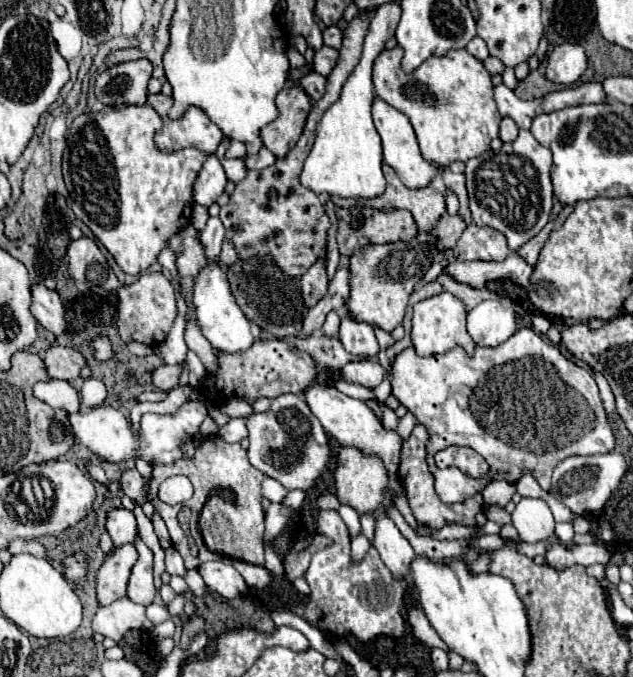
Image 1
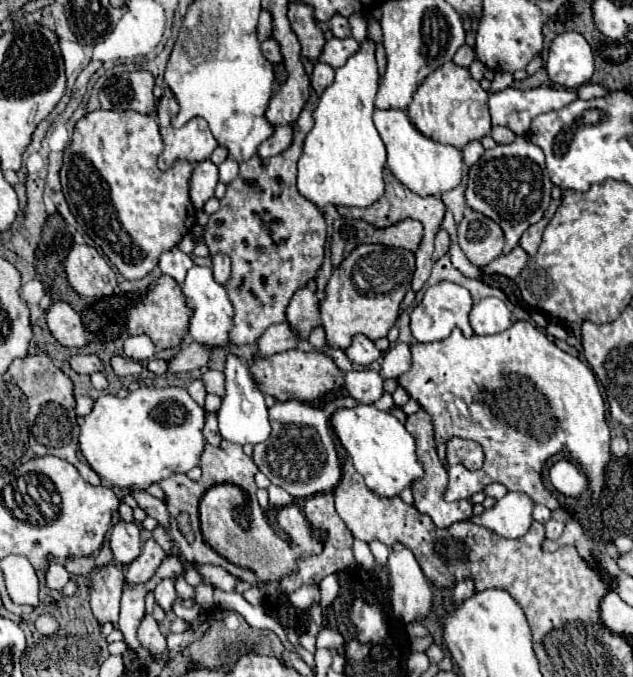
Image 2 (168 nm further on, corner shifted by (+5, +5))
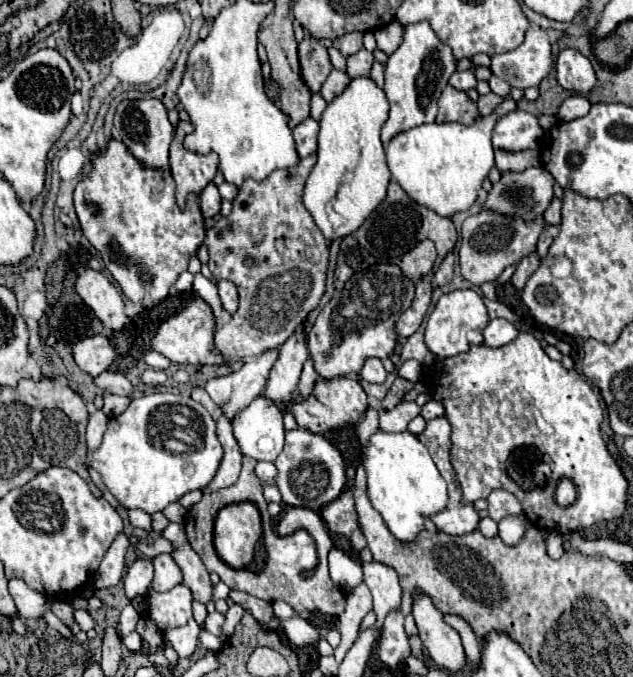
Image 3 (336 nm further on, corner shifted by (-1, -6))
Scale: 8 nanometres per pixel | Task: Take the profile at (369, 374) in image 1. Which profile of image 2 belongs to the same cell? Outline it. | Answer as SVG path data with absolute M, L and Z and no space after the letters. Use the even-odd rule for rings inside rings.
M350 371L344 375L348 393L362 405L372 405L382 397L382 377L376 371Z

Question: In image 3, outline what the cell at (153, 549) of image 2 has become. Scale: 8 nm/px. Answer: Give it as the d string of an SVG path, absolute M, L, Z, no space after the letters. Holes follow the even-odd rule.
M158 554L156 558L152 558L152 562L154 562L154 580L148 592L166 592L182 582L180 568L176 566L170 554Z

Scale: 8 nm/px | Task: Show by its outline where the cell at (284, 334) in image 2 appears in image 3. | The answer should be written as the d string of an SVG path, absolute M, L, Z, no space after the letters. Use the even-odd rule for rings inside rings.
M268 350L252 360L248 358L240 370L208 380L204 390L222 408L228 420L232 420L240 408L246 408L258 394L262 394L276 358L278 350Z

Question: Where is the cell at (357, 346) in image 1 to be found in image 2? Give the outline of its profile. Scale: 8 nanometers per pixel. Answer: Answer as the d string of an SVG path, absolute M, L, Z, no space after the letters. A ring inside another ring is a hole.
M356 335L354 341L352 341L352 345L346 349L346 355L348 355L348 359L354 361L356 365L368 367L368 365L374 363L382 353L374 347L374 343L372 343L368 337Z

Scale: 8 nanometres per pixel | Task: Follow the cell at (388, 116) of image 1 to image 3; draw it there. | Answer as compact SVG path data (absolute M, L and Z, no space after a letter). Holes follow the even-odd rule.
M504 96L504 102L498 104L490 116L484 116L474 126L462 126L456 122L434 122L396 134L386 144L386 156L392 176L412 200L434 210L440 216L452 216L454 212L468 210L476 202L482 180L494 166L494 150L490 142L492 128L500 116L508 114L514 108L516 102L510 96Z

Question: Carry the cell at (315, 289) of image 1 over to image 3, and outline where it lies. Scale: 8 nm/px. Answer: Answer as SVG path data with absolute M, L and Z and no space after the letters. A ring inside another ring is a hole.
M296 330L278 348L278 360L270 372L264 396L268 396L280 408L286 408L286 404L294 398L294 392L298 390L300 372L308 358L308 336L304 330Z

